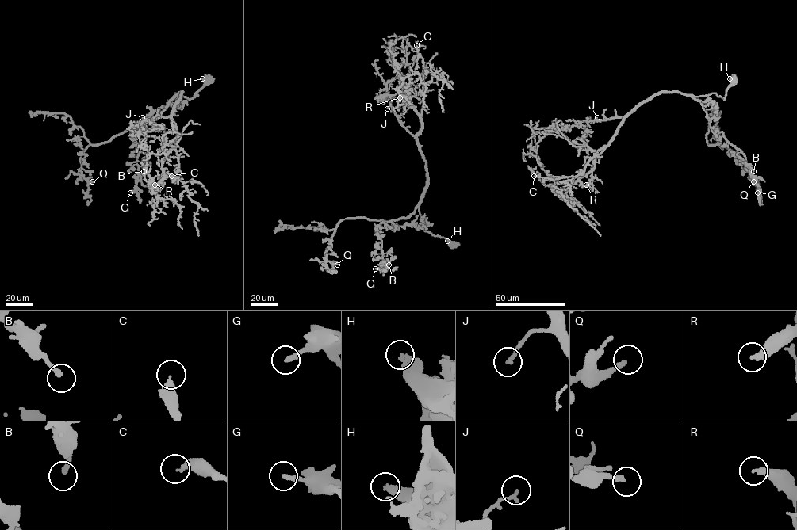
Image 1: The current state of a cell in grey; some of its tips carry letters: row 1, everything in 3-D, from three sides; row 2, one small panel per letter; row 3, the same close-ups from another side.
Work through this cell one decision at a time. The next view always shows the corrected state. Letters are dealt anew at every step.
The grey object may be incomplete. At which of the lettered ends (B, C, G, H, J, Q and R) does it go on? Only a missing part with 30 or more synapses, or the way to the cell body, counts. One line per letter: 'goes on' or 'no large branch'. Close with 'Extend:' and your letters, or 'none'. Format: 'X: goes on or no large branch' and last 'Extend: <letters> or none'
B: no large branch
C: no large branch
G: no large branch
H: no large branch
J: no large branch
Q: no large branch
R: goes on
Extend: R

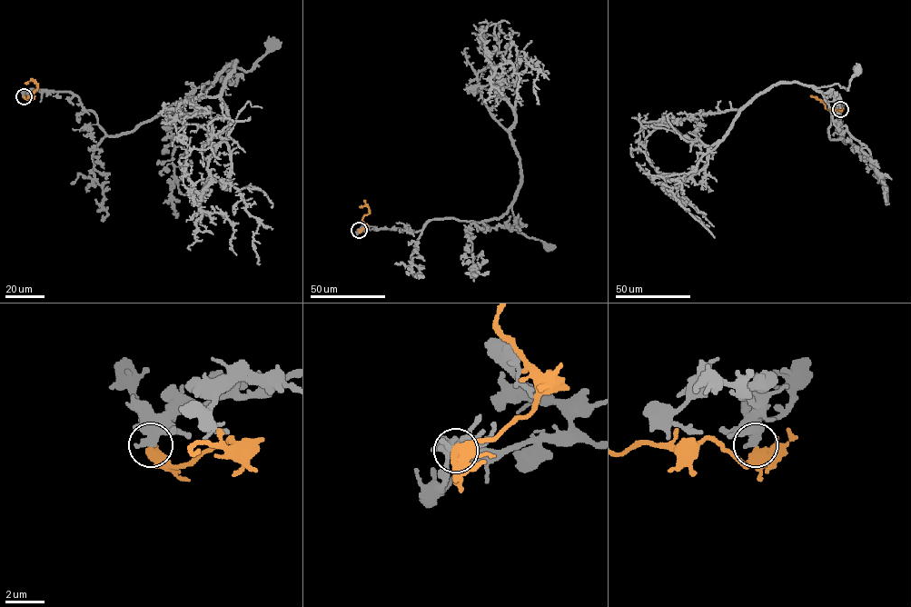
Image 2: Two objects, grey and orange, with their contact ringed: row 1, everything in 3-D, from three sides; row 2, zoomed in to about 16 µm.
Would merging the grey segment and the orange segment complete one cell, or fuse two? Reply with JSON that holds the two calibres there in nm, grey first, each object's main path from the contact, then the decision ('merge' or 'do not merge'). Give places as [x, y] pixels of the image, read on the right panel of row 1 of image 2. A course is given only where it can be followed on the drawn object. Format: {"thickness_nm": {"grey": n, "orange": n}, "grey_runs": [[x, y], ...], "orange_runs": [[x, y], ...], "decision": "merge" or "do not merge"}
{"thickness_nm": {"grey": 600, "orange": 600}, "grey_runs": [[840, 109], [841, 137], [832, 139], [832, 114], [815, 88], [837, 84], [847, 90], [858, 69]], "orange_runs": [[840, 109], [826, 109], [816, 99]], "decision": "do not merge"}

